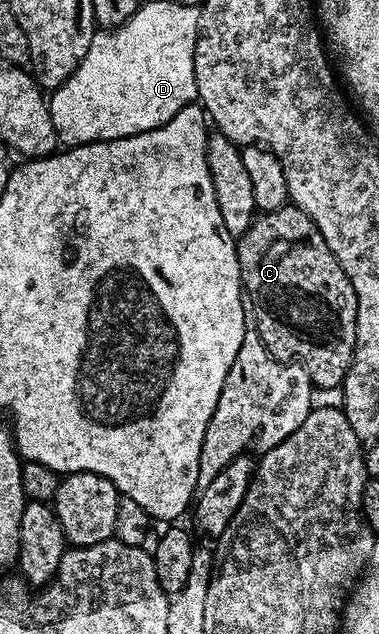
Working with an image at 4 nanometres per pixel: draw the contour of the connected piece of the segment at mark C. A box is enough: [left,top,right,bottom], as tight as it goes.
[236,205,358,387]

